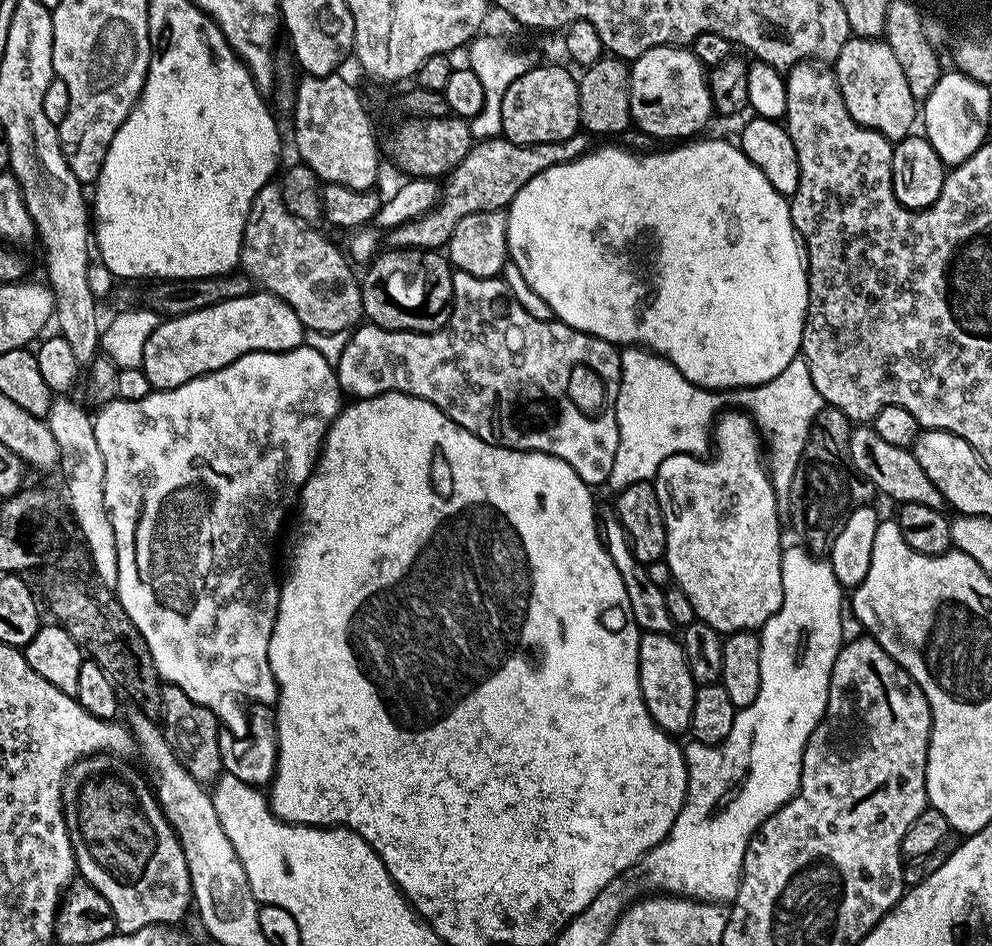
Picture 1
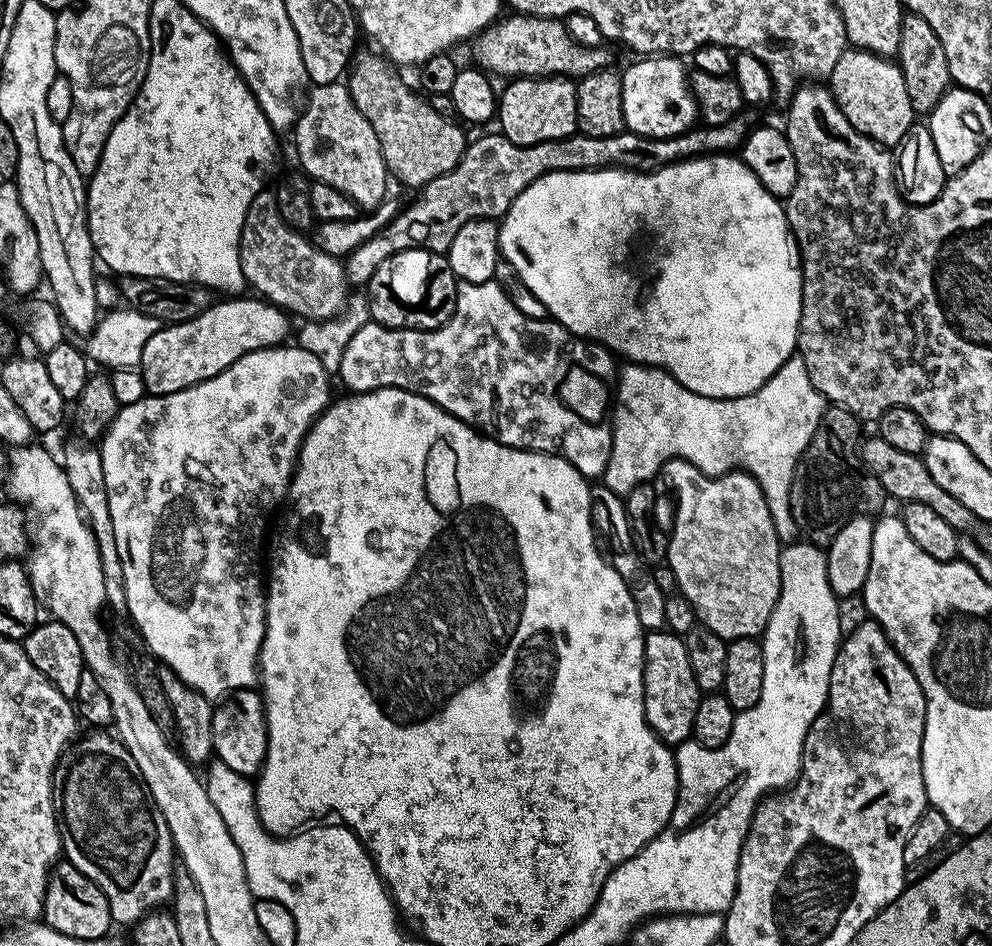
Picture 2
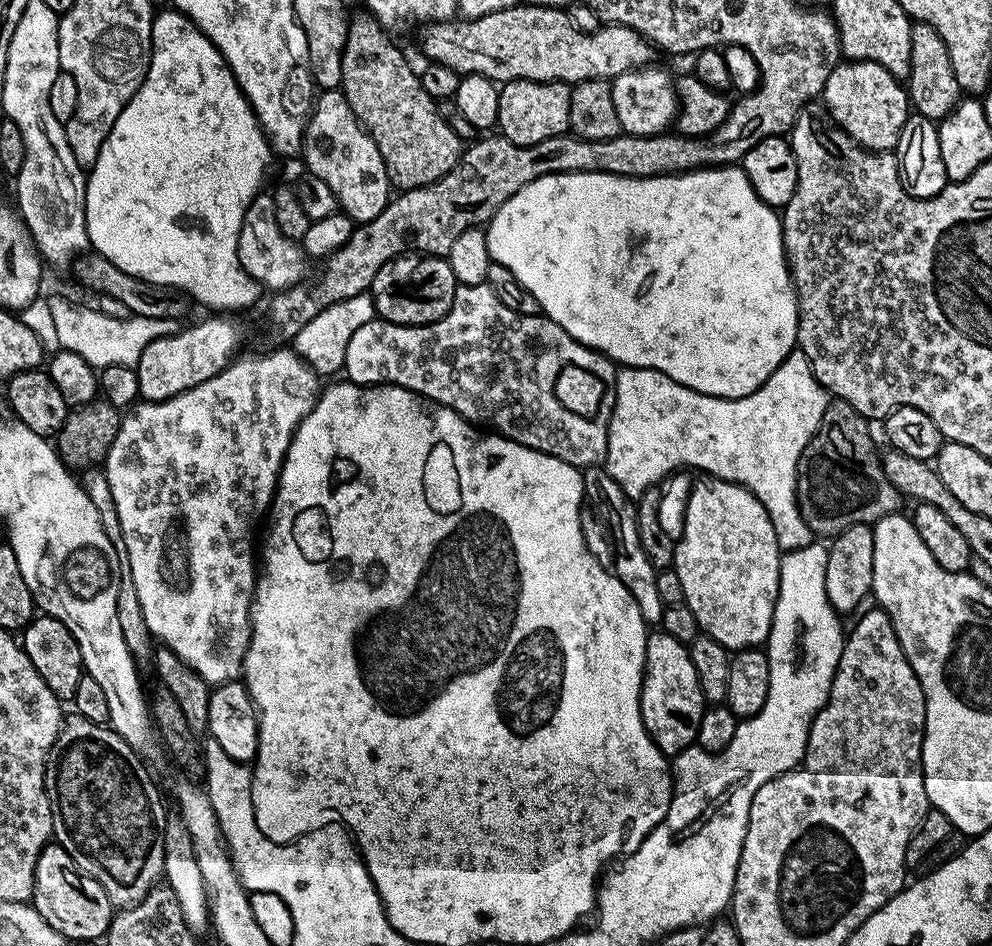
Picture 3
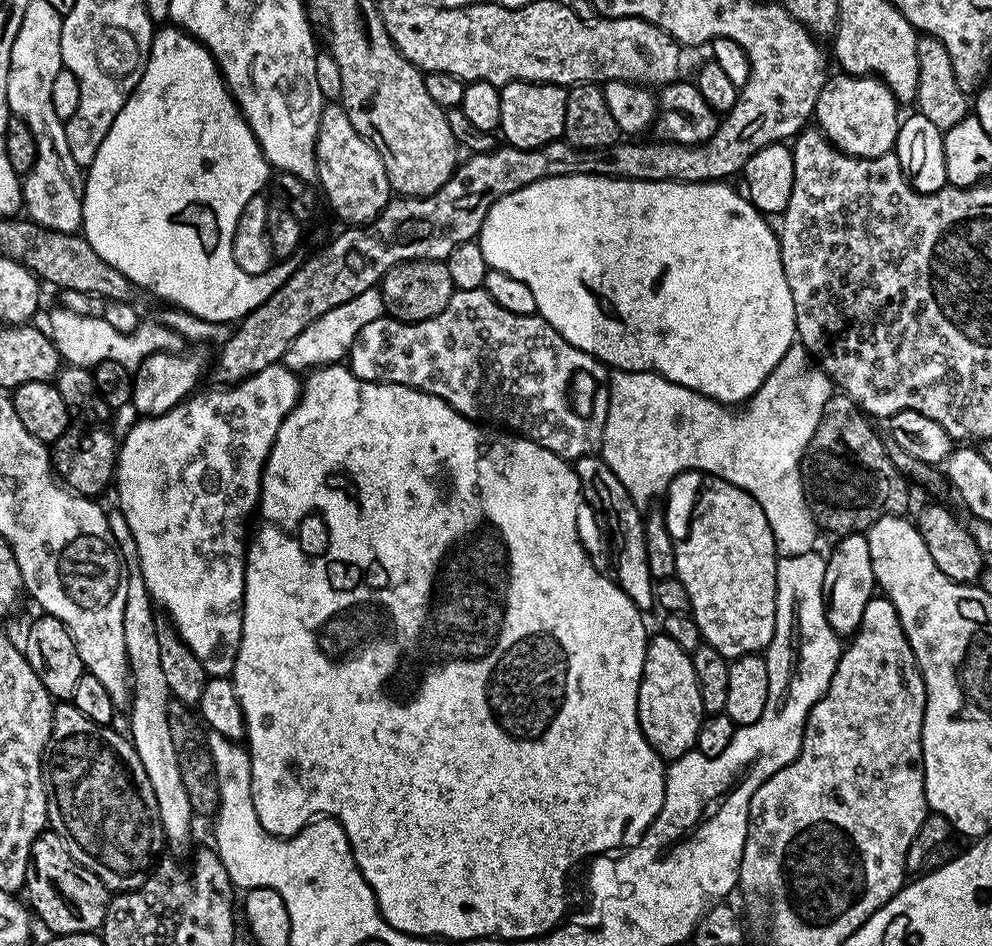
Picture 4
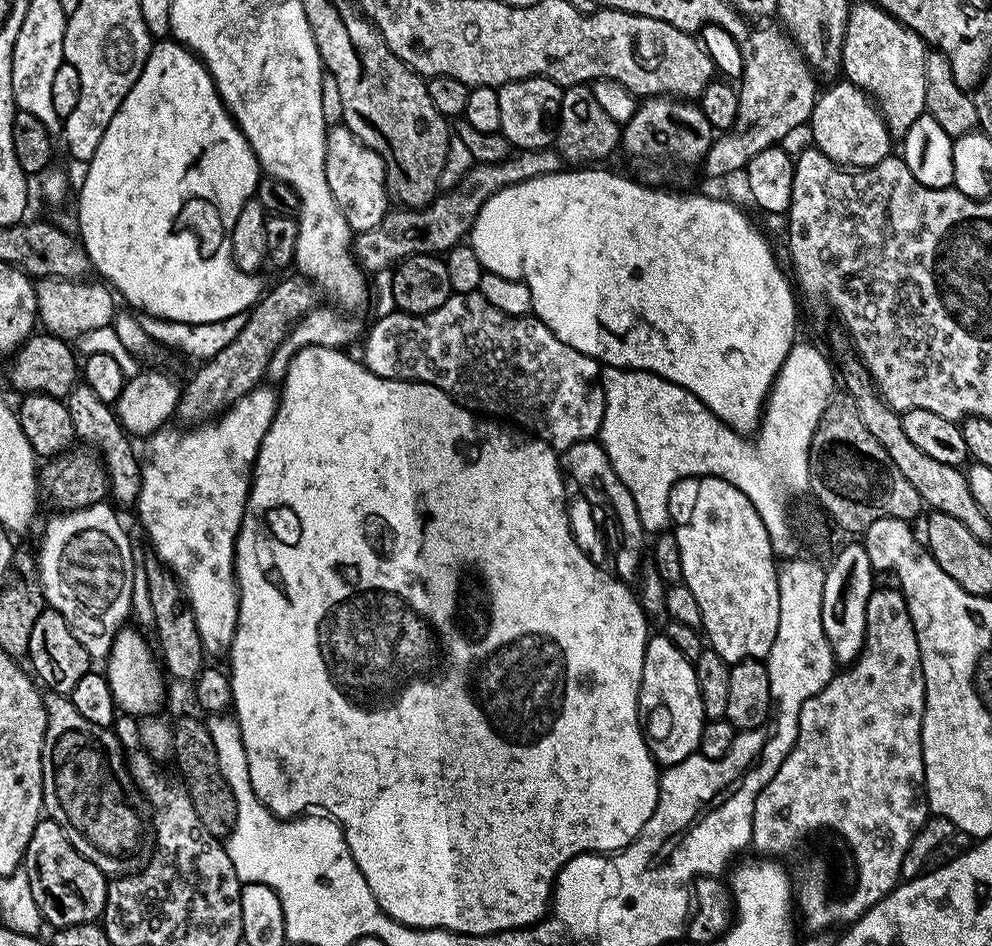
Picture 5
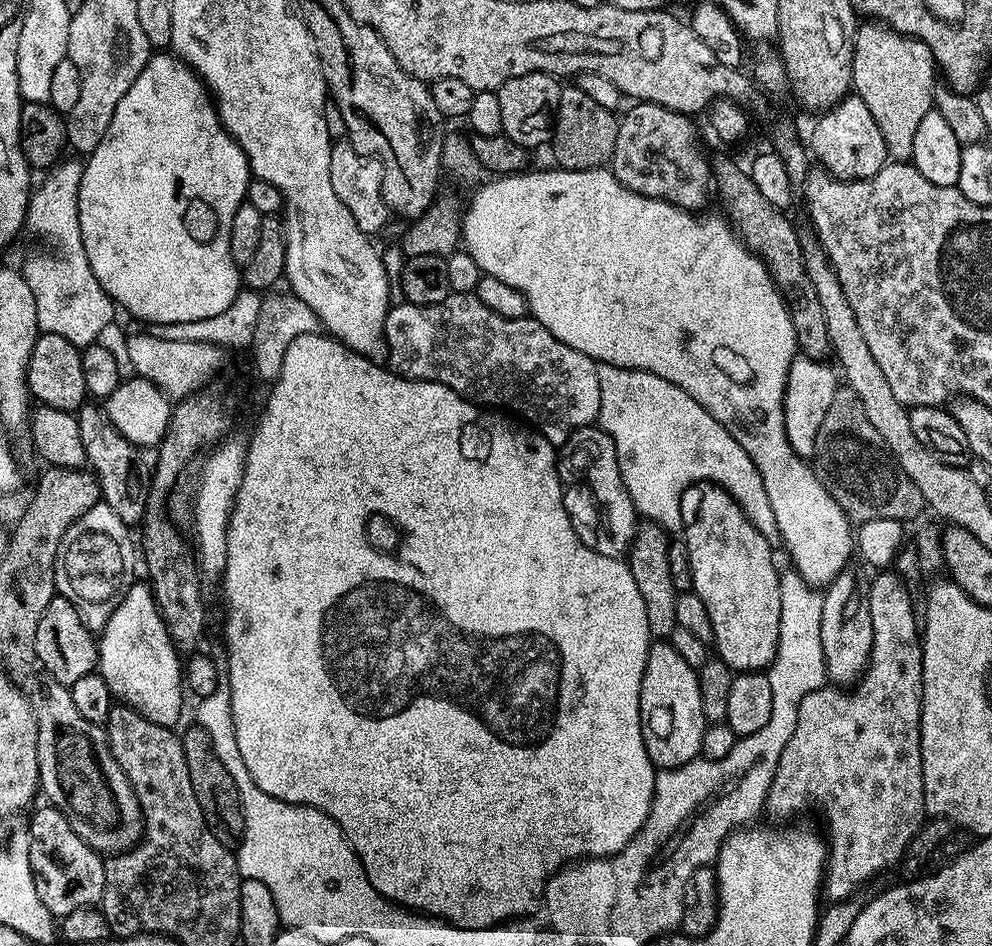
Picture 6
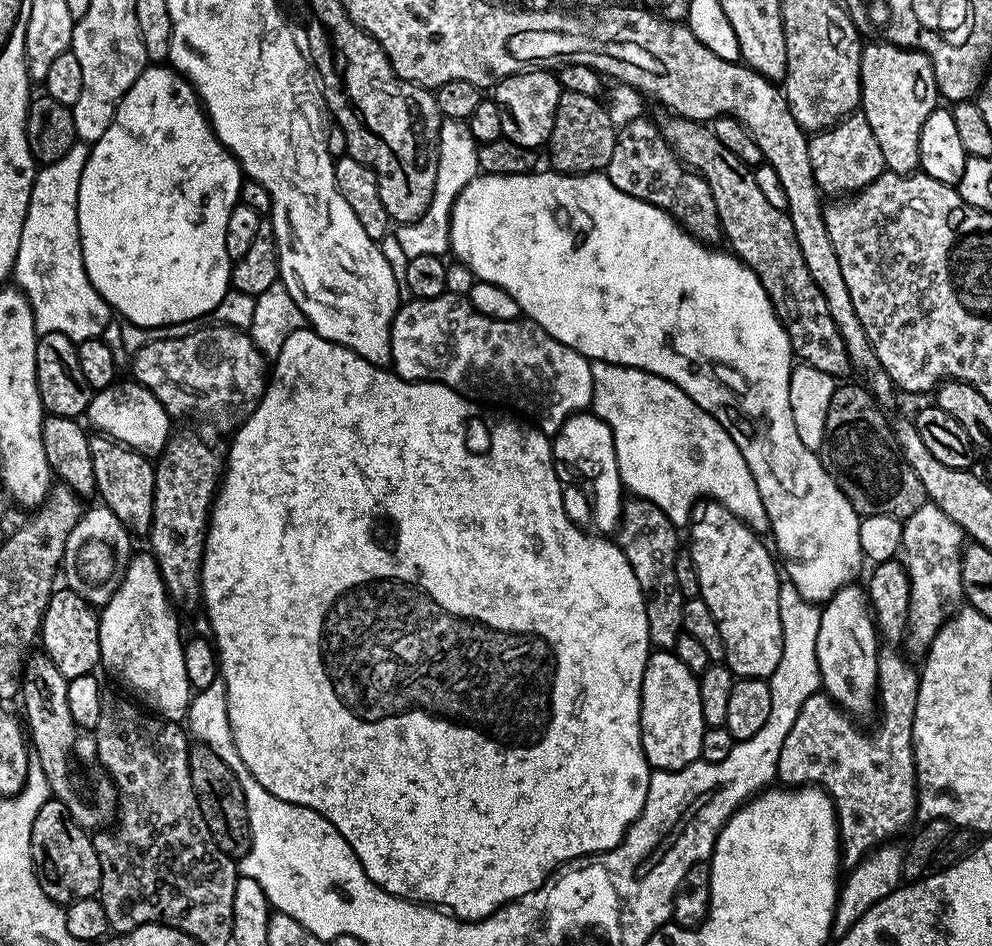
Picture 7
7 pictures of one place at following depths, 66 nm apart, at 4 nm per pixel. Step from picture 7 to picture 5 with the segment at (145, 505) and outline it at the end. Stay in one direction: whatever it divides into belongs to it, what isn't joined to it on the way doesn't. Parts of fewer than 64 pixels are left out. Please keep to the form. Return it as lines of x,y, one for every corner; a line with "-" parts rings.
83,382
74,385
66,397
66,403
70,410
70,422
74,422
76,440
81,445
95,450
104,462
104,468
108,471
108,490
111,499
113,501
116,499
117,505
135,505
140,493
140,460
137,449
136,452
132,449
133,441
129,433
120,425
115,407
102,402
102,398
98,398
98,394
94,394
94,390
90,390
90,386
86,386

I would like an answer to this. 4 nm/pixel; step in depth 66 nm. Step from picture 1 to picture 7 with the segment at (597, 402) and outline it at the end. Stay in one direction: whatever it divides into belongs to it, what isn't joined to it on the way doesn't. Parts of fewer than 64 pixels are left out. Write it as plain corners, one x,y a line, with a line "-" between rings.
448,294
429,300
412,298
409,301
409,304
408,301
401,303
396,311
390,338
391,367
403,380
427,380
433,384
445,384
455,392
467,396
469,400
517,408
521,417
527,418
549,438
555,436
566,418
570,418
574,412
585,411
591,405
591,363
570,346
546,334
546,330
542,330
542,326
538,326
533,320
486,318
486,314
474,310
467,296

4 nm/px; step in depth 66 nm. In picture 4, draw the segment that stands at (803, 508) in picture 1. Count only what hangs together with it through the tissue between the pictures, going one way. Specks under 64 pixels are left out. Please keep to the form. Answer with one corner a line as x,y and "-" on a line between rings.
833,394
822,410
818,430
814,430
814,438
810,438
800,460
800,480
804,484
804,495
812,517
823,531
825,528
835,534
860,534
884,516
904,516
907,513
909,481
894,466
885,441
880,441
871,423
873,421
865,415
860,405
843,394

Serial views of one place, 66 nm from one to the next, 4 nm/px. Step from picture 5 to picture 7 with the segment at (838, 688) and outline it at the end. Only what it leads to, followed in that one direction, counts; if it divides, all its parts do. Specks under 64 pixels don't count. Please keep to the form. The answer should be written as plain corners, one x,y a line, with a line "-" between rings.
893,558
875,565
871,569
872,577
866,583
870,611
879,639
883,641
876,657
880,729
863,732
855,728
853,717
835,704
831,696
818,691
802,702
798,719
790,734
786,734
786,742
782,742
782,754
778,754
776,774
781,785
815,786
823,788
832,797
836,822
840,826
840,854
848,866
859,862
872,849
895,841
896,835
918,816
912,731
920,673
908,665
909,657
892,645
905,639
912,593
909,569
898,560

